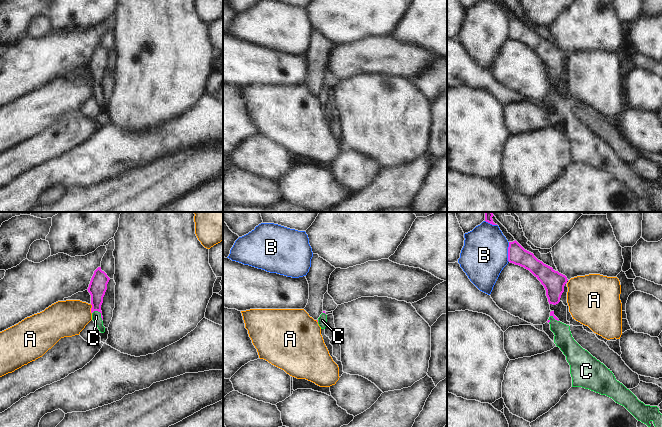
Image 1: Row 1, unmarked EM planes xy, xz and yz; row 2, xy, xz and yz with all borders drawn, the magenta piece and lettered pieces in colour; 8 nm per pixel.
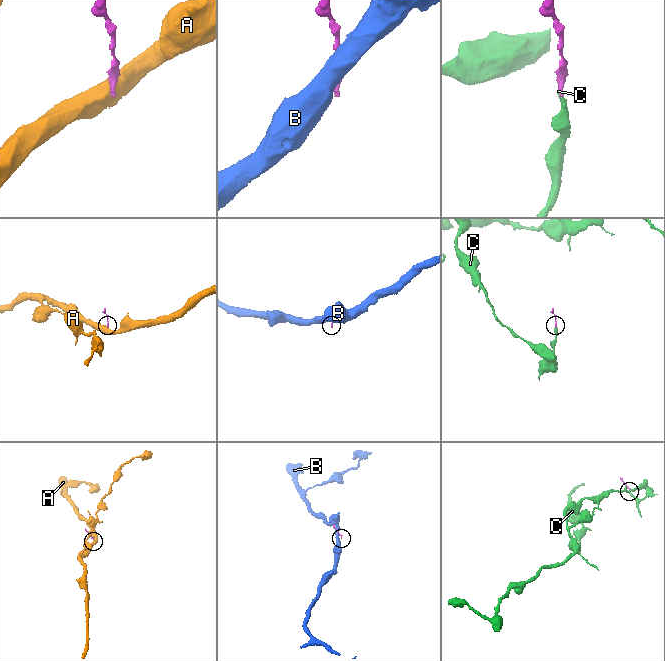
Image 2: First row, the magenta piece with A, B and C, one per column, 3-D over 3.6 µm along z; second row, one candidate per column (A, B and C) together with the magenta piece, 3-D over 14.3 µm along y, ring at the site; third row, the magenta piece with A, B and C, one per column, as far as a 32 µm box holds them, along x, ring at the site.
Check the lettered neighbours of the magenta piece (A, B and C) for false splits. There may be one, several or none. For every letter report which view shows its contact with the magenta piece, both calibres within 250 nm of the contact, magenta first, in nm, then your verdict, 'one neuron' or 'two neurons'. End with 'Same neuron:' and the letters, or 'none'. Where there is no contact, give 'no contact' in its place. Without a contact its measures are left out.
A: contact in xy; calibres 140 and 300 nm; two neurons
B: contact in yz; calibres 150 and 360 nm; two neurons
C: contact in xy; calibres 140 and 80 nm; one neuron
Same neuron: C

